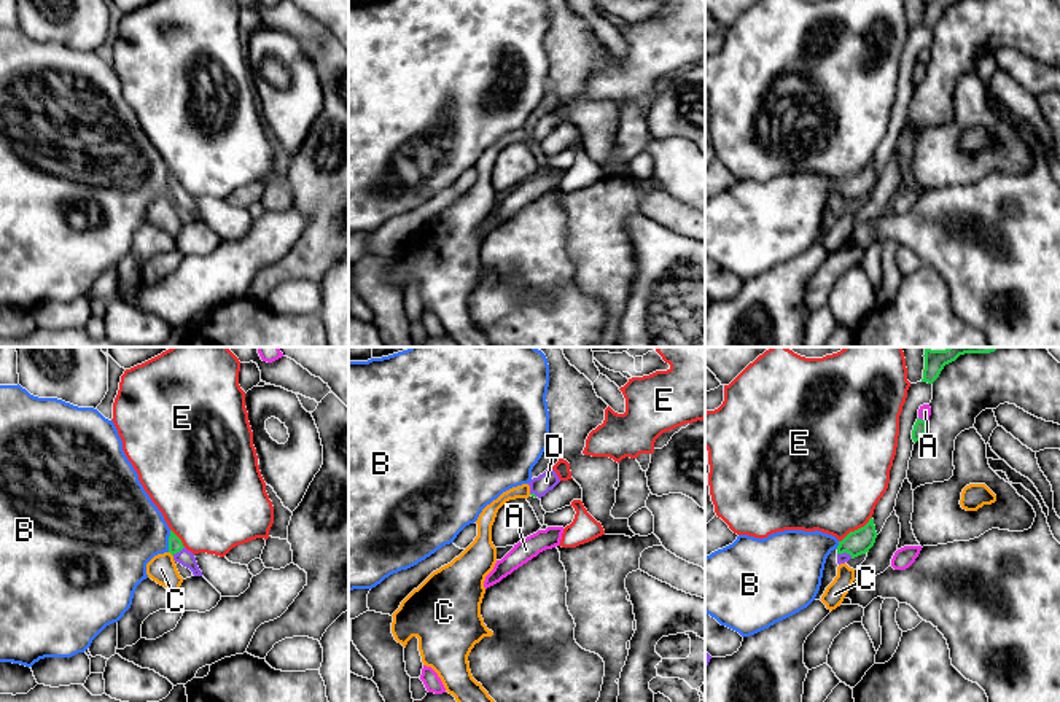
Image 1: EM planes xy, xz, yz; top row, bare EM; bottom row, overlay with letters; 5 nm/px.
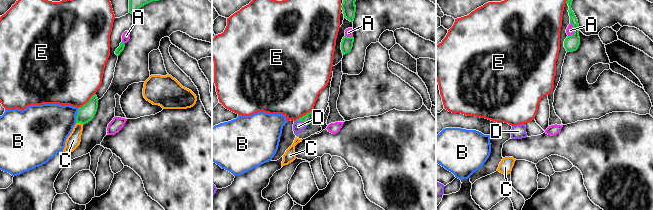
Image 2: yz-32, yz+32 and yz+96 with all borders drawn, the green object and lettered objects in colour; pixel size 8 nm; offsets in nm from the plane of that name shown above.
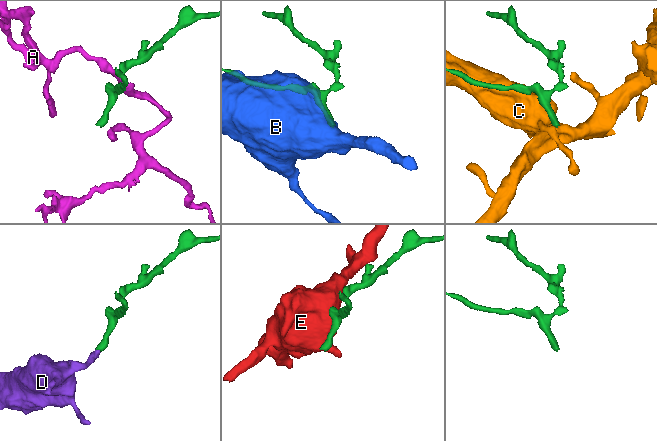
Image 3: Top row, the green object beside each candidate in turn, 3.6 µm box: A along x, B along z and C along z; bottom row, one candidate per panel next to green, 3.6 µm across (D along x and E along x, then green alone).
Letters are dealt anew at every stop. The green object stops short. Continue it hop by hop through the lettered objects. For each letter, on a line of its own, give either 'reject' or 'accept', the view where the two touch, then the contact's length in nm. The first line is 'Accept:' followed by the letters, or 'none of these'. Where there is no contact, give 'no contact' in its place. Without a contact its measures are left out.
Accept: D
A: reject; contact in yz; length 50 nm
B: reject; contact in xy; length 110 nm
C: reject; contact in xy; length 40 nm
D: accept; contact in xy; length 80 nm
E: reject; contact in yz; length 220 nm

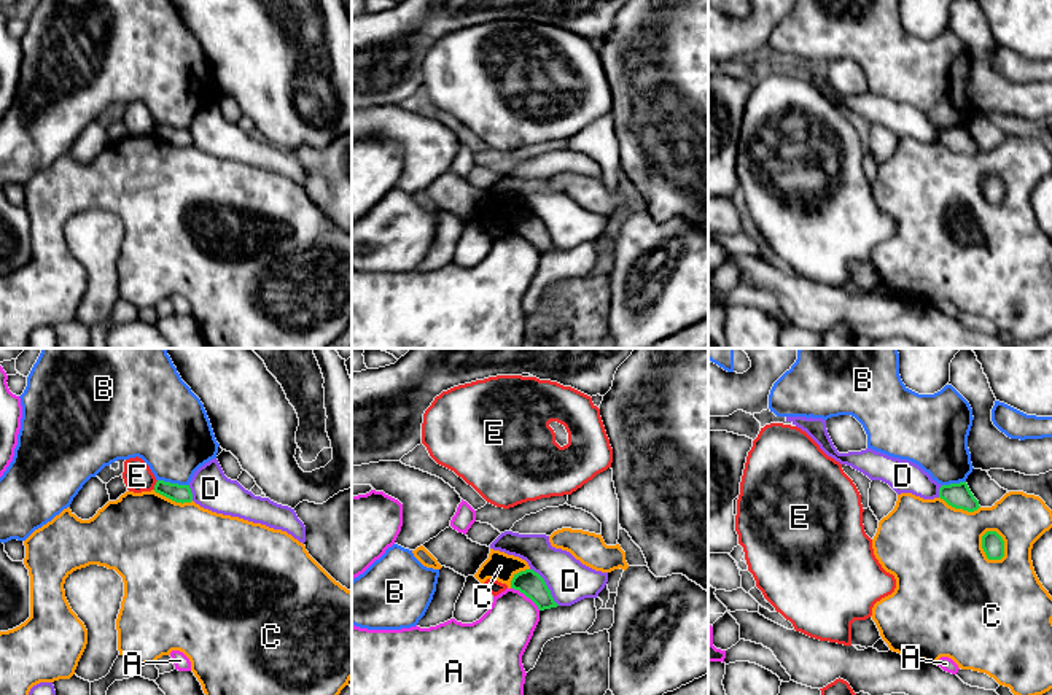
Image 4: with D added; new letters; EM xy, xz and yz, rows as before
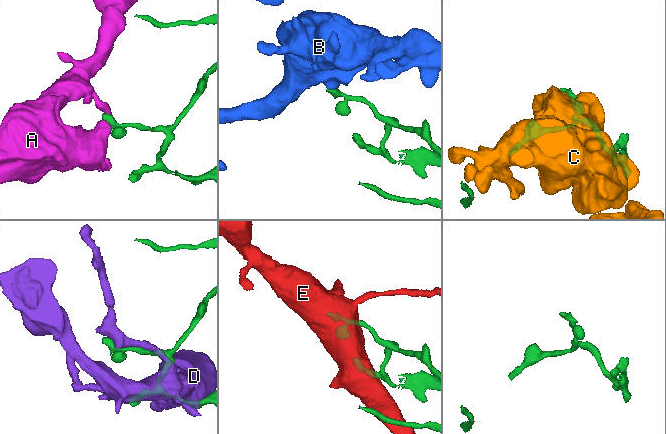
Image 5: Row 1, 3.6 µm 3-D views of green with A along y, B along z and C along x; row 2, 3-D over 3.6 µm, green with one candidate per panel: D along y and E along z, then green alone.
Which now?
Accept: none of these
A: reject; contact in xz; length 190 nm
B: reject; contact in xy; length 160 nm
C: reject; contact in yz; length 170 nm
D: reject; contact in xz; length 240 nm
E: reject; contact in xy; length 50 nm

